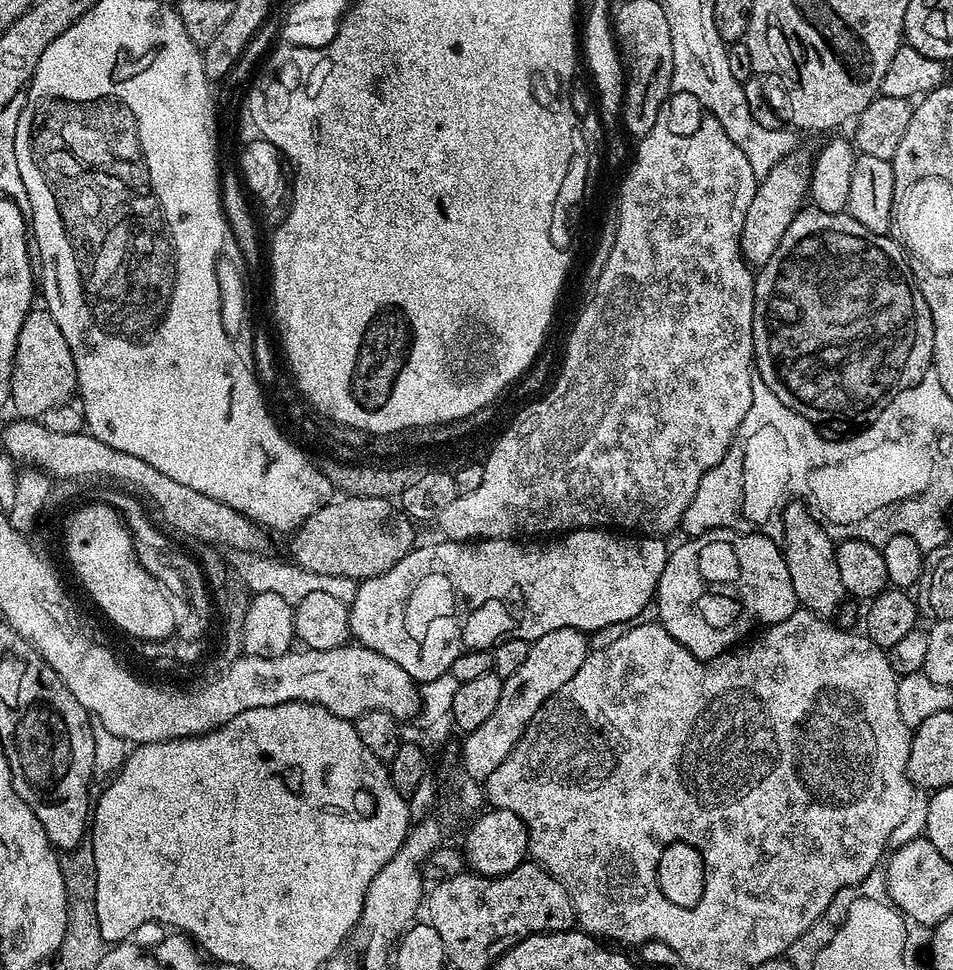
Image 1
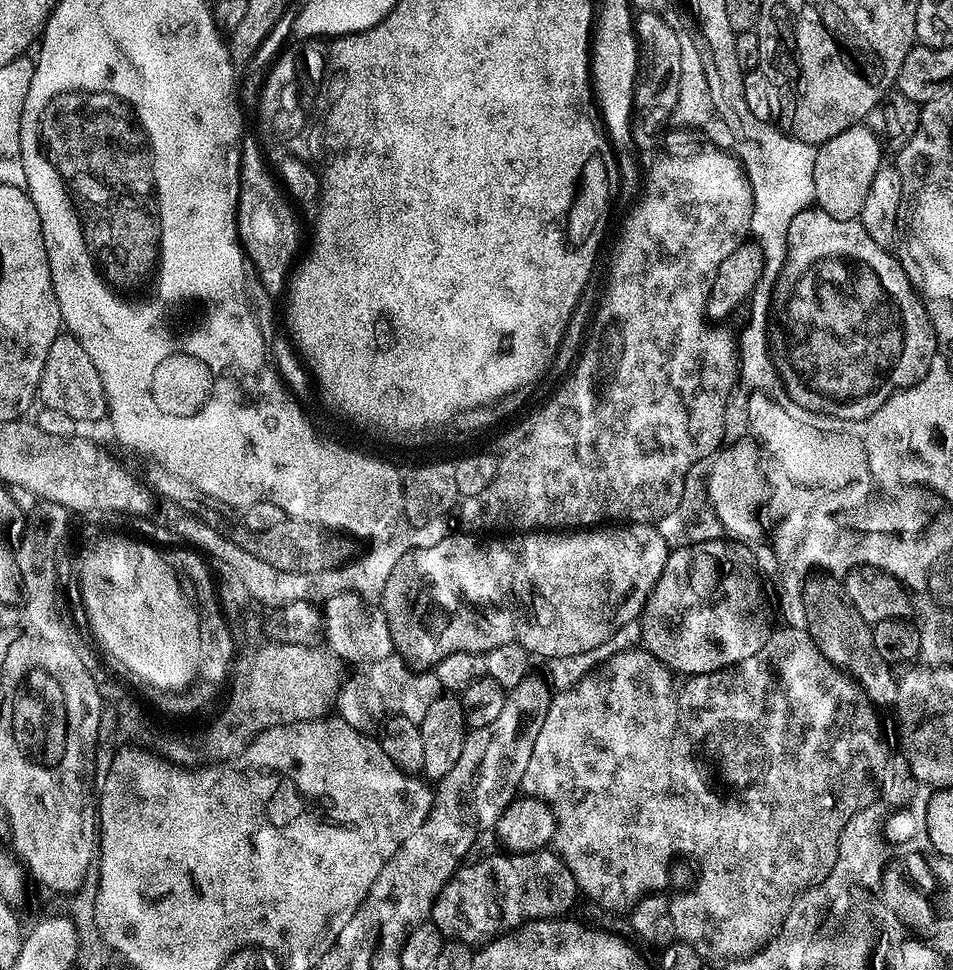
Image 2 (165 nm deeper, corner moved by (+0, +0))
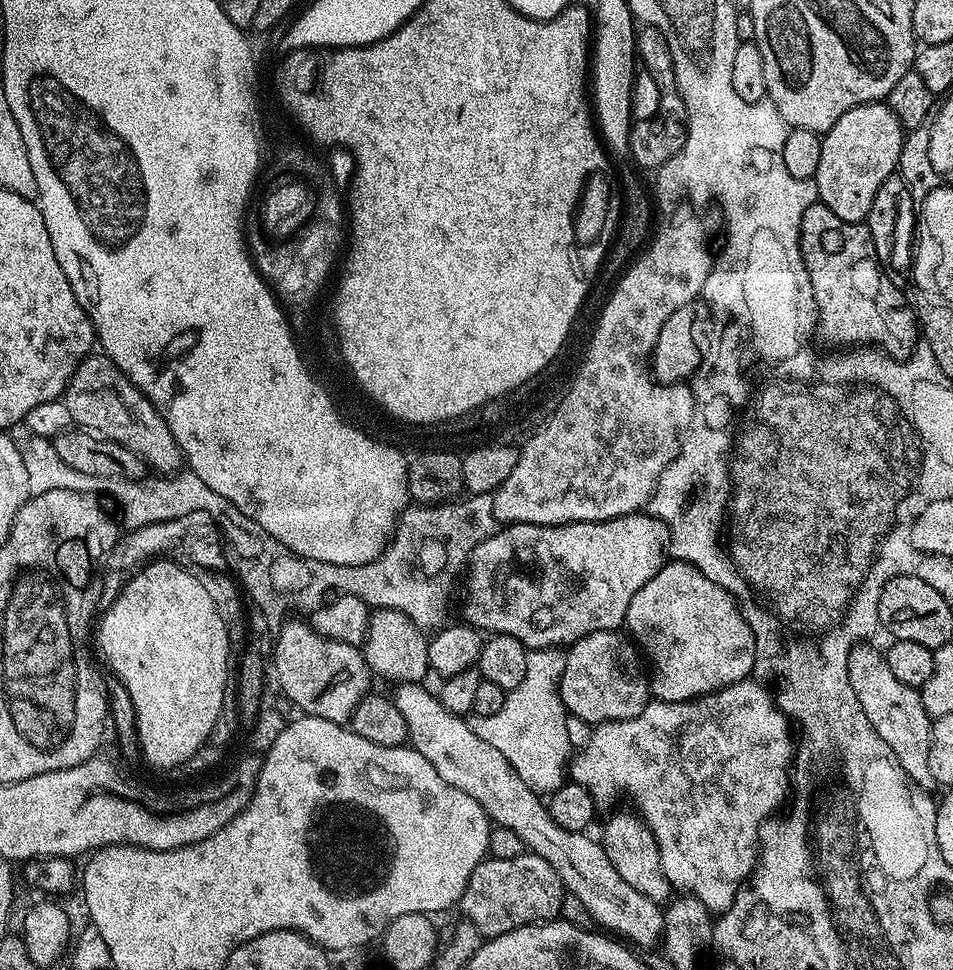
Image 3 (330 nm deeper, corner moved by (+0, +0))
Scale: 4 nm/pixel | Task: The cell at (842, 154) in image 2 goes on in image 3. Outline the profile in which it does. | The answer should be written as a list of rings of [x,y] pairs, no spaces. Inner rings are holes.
[[[887,103],[863,104],[842,114],[821,139],[821,154],[814,177],[819,203],[851,224],[867,221],[870,202],[874,202],[878,186],[897,171],[905,135],[905,129],[901,128]]]

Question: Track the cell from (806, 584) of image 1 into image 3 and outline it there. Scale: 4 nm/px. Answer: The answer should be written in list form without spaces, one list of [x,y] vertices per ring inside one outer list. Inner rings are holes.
[[[859,642],[848,654],[848,677],[850,686],[858,698],[858,706],[870,718],[870,726],[878,730],[878,738],[894,750],[894,758],[902,762],[902,770],[918,788],[932,790],[937,787],[934,774],[930,774],[930,730],[933,717],[926,714],[919,691],[894,678],[881,649],[871,648],[871,643]]]

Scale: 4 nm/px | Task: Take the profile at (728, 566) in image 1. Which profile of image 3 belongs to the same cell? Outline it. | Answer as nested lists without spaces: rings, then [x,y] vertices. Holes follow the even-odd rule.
[[[685,560],[665,563],[658,574],[638,590],[638,594],[630,598],[626,628],[650,665],[650,692],[658,700],[682,702],[716,692],[719,688],[749,679],[753,675],[752,667],[758,663],[754,634],[740,612],[736,597]]]

